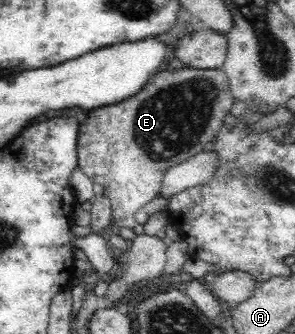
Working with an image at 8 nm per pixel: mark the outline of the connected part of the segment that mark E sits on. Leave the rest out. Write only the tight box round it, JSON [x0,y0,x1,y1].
[77,66,234,228]

